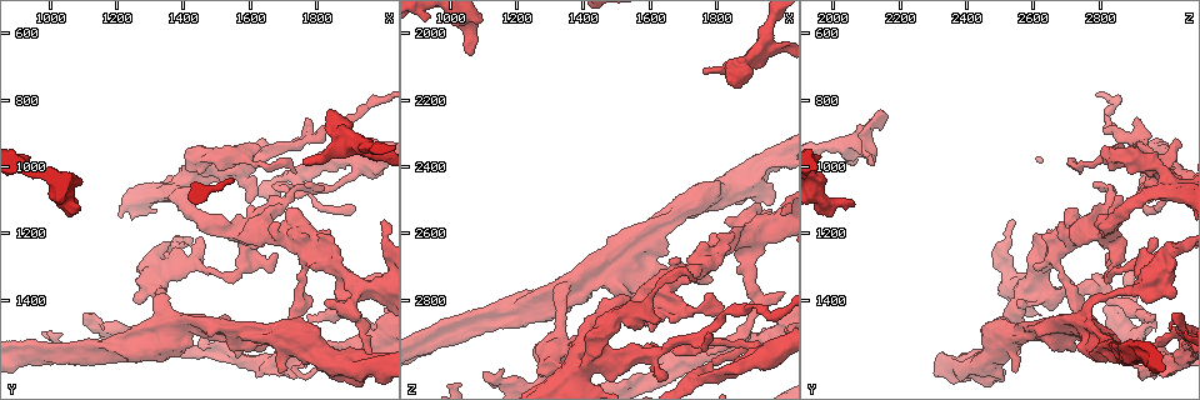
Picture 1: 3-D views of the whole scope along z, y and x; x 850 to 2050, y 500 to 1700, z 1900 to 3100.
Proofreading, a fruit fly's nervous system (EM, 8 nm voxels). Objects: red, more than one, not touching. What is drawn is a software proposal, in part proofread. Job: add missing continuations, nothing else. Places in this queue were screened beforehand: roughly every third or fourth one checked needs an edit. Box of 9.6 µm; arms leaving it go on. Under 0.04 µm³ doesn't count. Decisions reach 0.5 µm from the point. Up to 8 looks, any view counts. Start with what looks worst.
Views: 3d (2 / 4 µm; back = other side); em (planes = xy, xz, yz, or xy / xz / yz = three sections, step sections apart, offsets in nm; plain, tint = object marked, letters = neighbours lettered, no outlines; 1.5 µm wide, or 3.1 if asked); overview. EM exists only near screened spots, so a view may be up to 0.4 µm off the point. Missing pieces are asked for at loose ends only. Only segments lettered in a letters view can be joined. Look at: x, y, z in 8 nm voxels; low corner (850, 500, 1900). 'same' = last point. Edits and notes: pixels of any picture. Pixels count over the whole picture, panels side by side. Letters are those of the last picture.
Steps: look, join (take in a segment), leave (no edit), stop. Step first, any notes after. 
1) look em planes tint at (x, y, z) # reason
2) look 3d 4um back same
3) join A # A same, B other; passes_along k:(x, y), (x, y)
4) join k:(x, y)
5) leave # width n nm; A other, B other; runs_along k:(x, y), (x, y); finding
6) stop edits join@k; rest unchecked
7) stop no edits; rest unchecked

look em planes letters at (1670, 1060, 2950) # end of a long branch

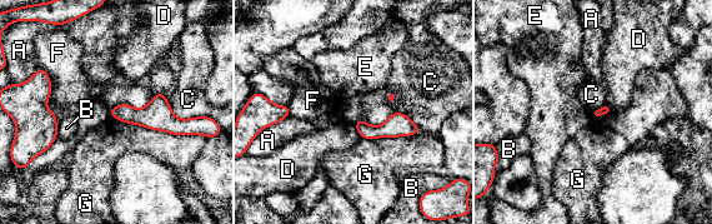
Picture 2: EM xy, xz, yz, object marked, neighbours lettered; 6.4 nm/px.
leave # A other, B other, C other, D other, E other, F other, G other; border 2:(354, 123), (401, 112), (422, 130); no lettered segment goes on from it

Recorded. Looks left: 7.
look 3d 4um back at (1070, 1110, 2070) # free end

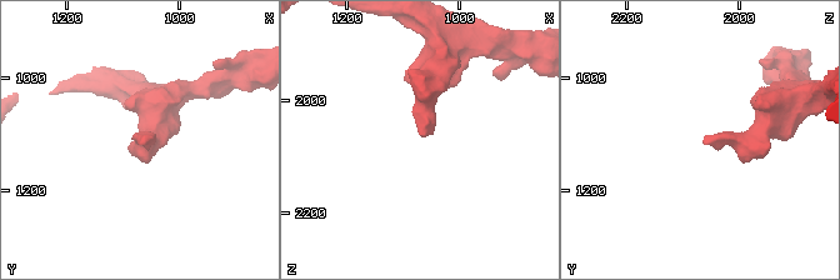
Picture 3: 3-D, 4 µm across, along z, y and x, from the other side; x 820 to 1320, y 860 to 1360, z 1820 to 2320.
look em planes letters at (1070, 1115, 2060) # now the EM

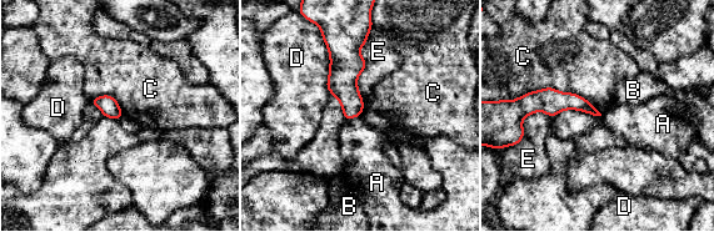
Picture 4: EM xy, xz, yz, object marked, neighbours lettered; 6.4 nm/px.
leave # A other, B other, C other, D other, E other; border 4:(514, 99), (554, 87), (602, 115); none of them fits

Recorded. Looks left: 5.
look em planes letters at (1830, 1410, 2560) # free end

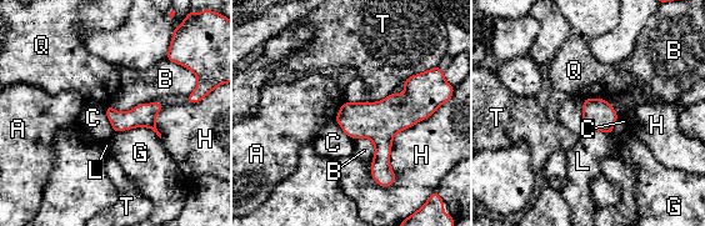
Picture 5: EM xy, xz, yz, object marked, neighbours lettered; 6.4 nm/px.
leave # A other, B other, C other, G other, H other, L other, Q other, T other; border 5:(345, 101), (334, 120); none of them fits

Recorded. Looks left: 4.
stop no edits; rest unchecked

